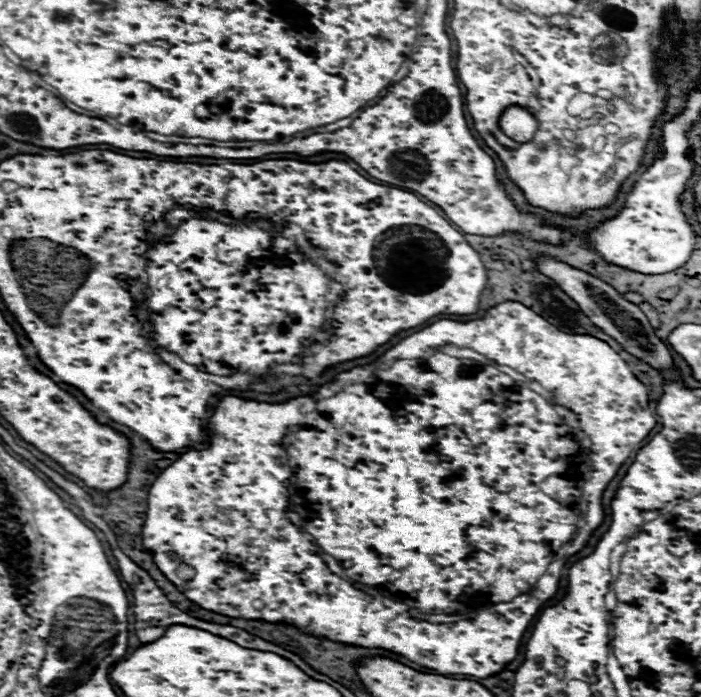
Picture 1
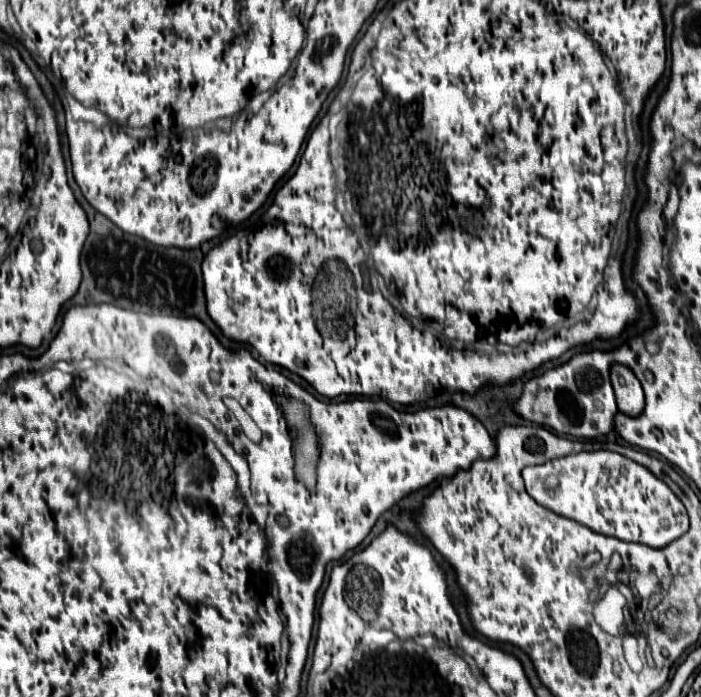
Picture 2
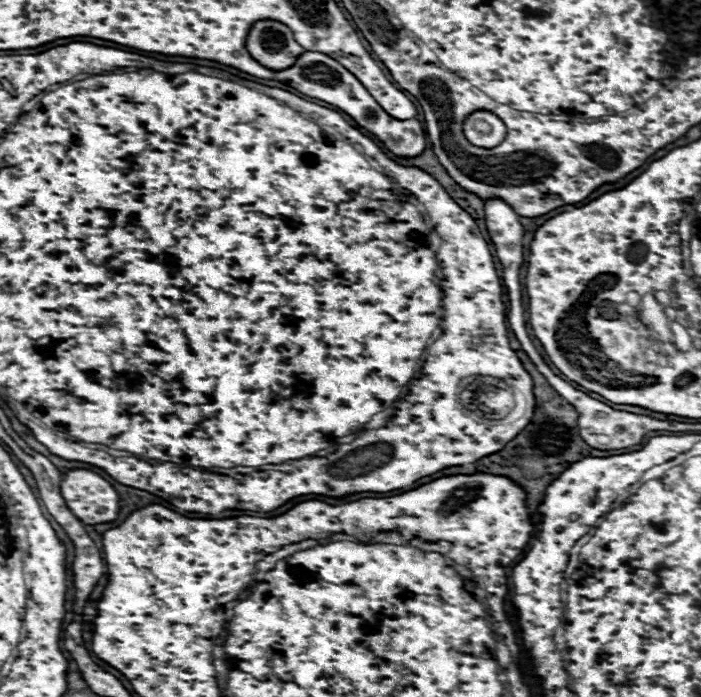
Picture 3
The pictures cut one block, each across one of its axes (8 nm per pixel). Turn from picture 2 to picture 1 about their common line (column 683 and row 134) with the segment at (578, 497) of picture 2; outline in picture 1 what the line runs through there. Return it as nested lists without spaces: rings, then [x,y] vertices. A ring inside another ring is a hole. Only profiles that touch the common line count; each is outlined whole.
[[[508,106],[498,118],[498,126],[504,130],[508,138],[520,144],[530,142],[538,130],[538,122],[534,114],[530,114],[522,106]]]

